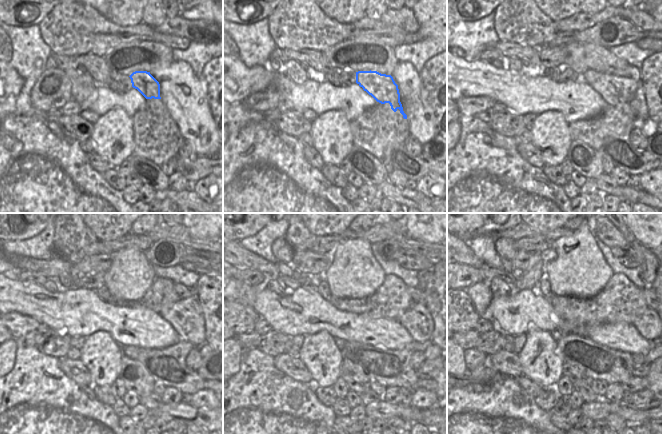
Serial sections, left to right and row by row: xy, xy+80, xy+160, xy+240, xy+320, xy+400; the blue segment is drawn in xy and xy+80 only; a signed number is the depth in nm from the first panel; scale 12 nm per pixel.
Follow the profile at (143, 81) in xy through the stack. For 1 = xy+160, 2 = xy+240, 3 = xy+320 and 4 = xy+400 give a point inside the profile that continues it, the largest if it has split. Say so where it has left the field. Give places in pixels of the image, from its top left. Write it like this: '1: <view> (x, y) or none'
1: xy+160 (626, 94)
2: xy+240 (186, 316)
3: xy+320 (417, 320)
4: xy+400 (649, 324)

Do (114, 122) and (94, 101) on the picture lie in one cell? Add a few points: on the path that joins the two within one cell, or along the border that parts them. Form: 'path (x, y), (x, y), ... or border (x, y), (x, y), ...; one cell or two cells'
border (128, 115), (121, 108), (111, 108), (99, 116); two cells

